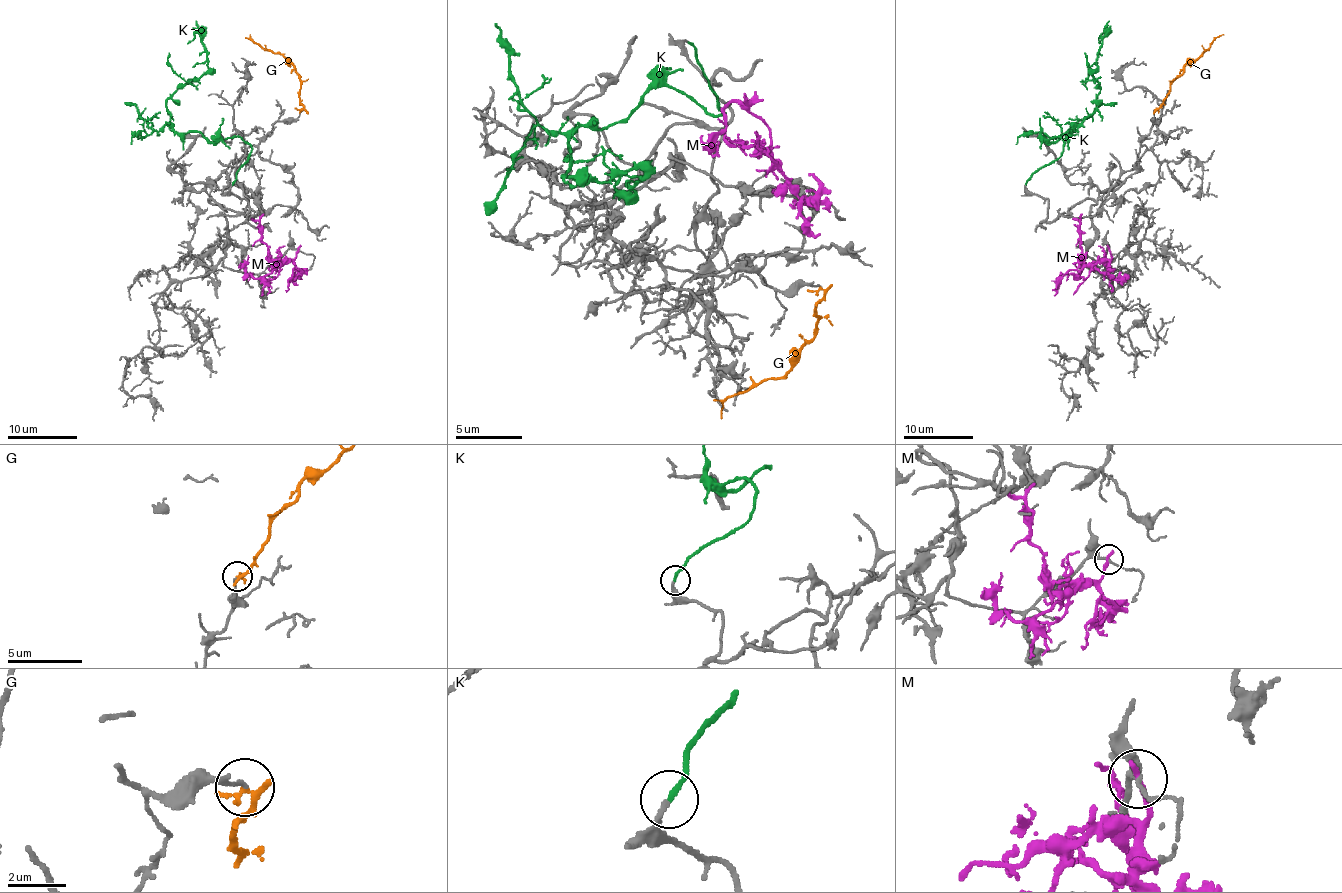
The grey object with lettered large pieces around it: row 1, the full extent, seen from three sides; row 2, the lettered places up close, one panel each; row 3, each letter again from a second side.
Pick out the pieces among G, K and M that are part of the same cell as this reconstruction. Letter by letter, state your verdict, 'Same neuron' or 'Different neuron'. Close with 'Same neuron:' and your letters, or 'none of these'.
G: Different neuron
K: Same neuron
M: Different neuron
Same neuron: K

